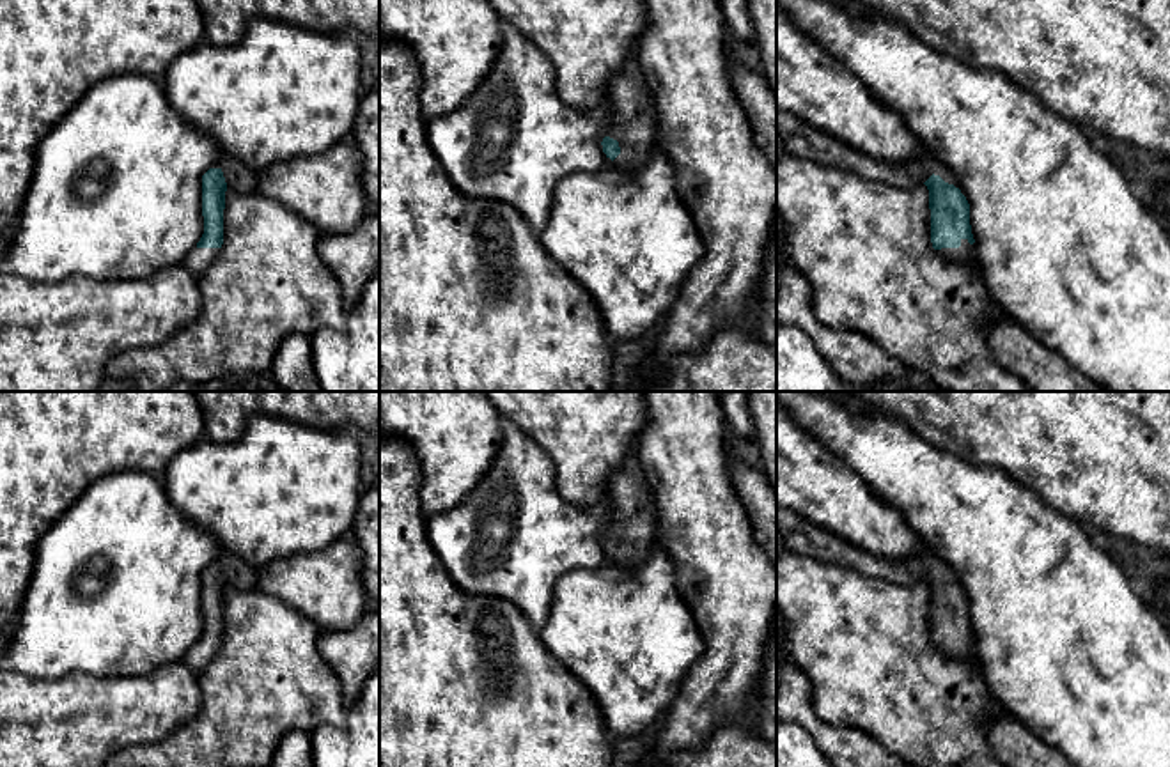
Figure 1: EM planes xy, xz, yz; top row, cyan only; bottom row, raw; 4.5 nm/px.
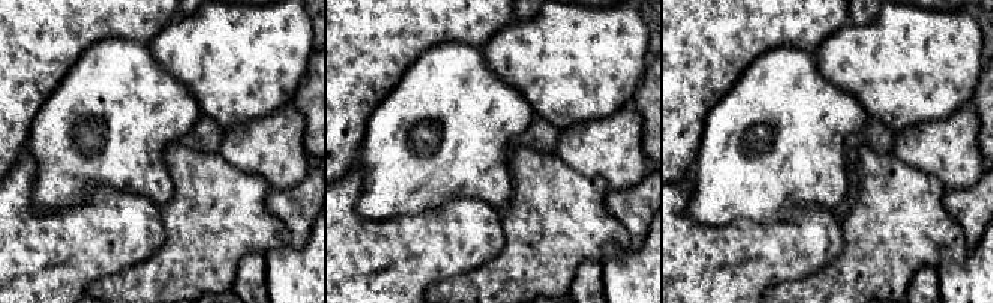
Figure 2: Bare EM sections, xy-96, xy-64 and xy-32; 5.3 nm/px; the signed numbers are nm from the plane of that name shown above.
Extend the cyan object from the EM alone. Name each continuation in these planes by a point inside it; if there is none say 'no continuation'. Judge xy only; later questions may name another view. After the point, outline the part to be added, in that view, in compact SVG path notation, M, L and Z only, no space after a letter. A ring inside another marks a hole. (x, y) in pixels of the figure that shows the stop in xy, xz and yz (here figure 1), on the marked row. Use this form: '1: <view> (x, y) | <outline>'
1: xy (238, 176) | M223 159L222 172L229 190L238 193L254 193L259 188L259 174L239 159Z
2: xy (197, 261) | M193 248L186 259L183 260L183 266L195 276L199 278L209 264L214 260L218 255L220 248Z

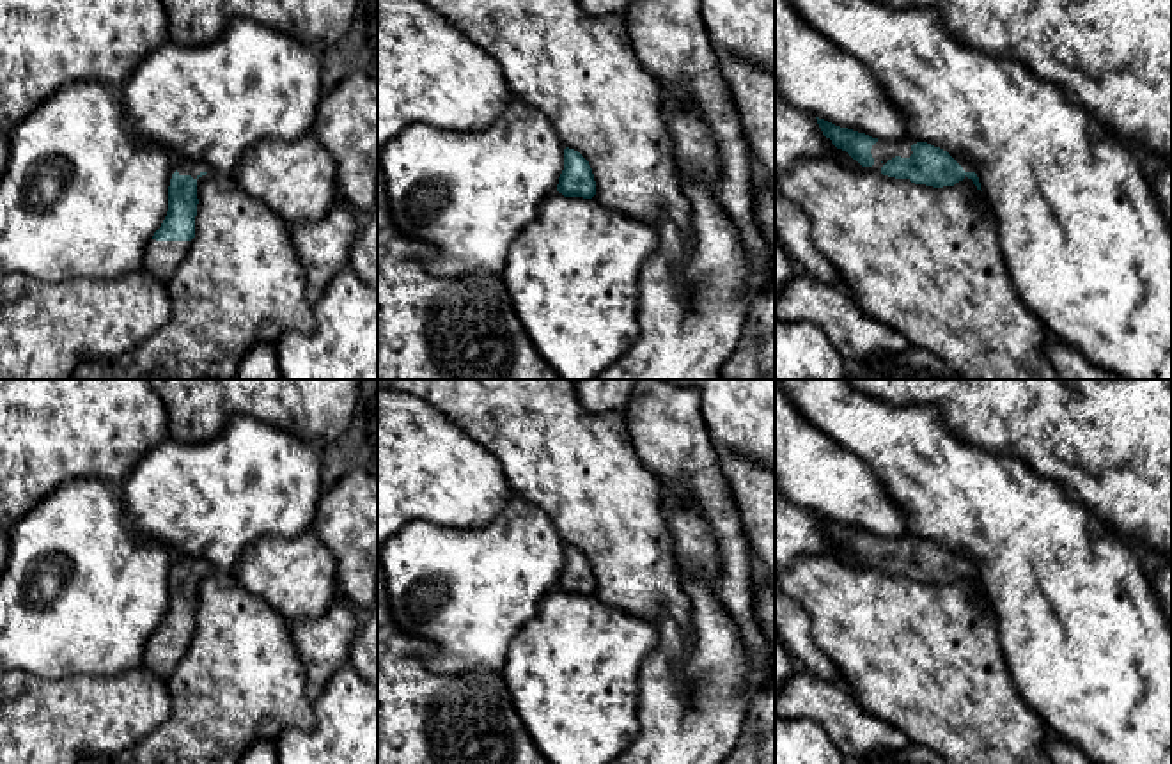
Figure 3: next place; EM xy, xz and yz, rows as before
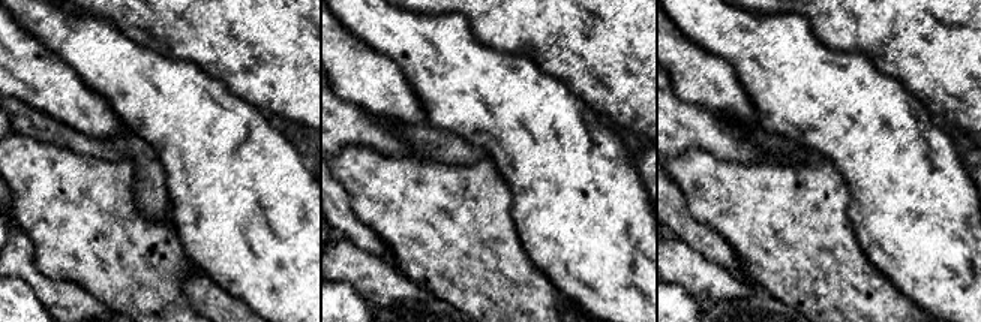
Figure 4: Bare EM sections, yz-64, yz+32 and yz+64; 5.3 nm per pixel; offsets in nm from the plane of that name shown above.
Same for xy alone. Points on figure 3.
1: xy (162, 257) | M151 239L144 255L144 269L167 282L184 259L191 241L156 241Z

